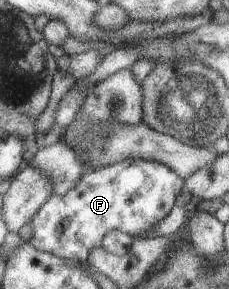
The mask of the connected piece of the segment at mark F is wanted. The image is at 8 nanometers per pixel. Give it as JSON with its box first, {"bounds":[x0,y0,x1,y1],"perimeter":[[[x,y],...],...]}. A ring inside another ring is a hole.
{"bounds":[27,159,183,262],"perimeter":[[[125,159],[103,168],[85,172],[72,189],[63,195],[51,194],[35,211],[31,222],[31,237],[27,241],[35,250],[54,257],[82,262],[91,249],[101,246],[103,237],[112,230],[129,235],[133,240],[145,236],[174,207],[175,197],[182,191],[183,180],[161,163],[150,160]]]}

